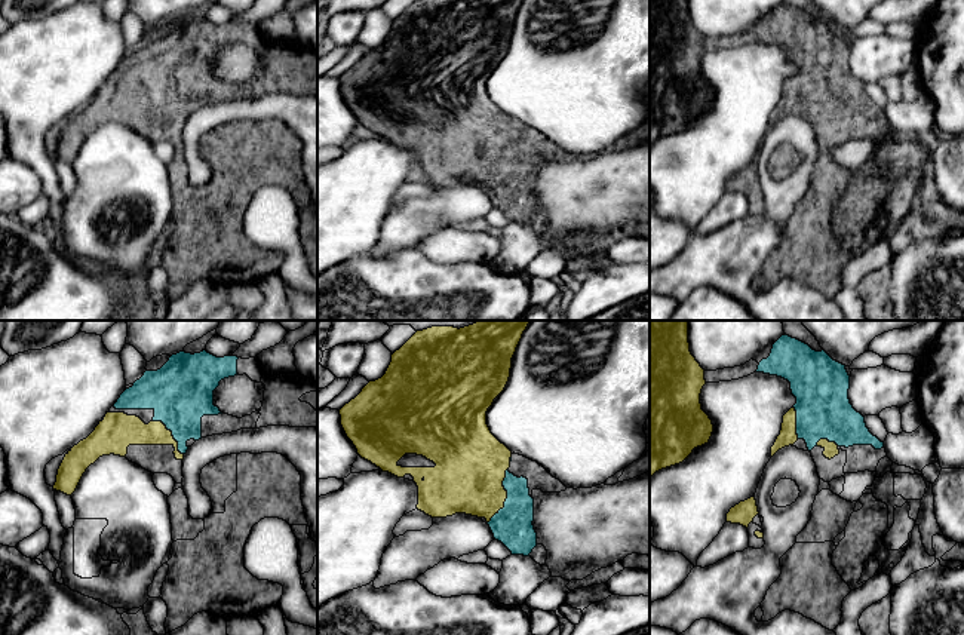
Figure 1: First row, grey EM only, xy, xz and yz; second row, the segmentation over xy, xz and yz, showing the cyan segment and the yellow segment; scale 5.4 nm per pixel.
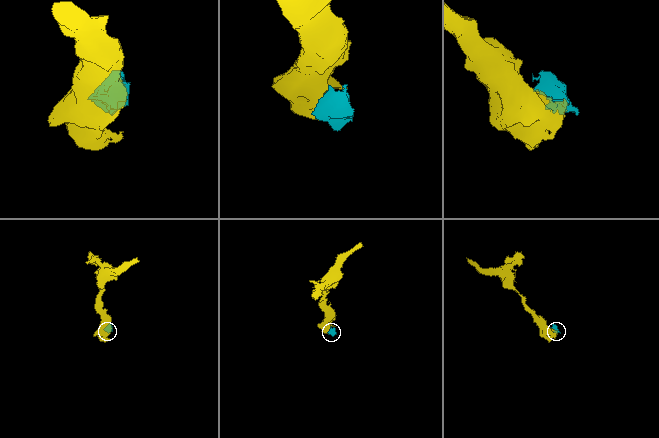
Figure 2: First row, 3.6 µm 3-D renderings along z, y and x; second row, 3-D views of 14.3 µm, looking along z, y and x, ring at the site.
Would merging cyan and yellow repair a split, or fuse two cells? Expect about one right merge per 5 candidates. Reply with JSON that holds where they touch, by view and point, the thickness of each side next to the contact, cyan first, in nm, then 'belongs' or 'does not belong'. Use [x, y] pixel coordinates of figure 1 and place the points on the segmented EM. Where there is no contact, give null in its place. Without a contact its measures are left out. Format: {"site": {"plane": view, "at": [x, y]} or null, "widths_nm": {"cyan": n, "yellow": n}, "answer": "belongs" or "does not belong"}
{"site": {"plane": "xz", "at": [507, 496]}, "widths_nm": {"cyan": 220, "yellow": 380}, "answer": "belongs"}

